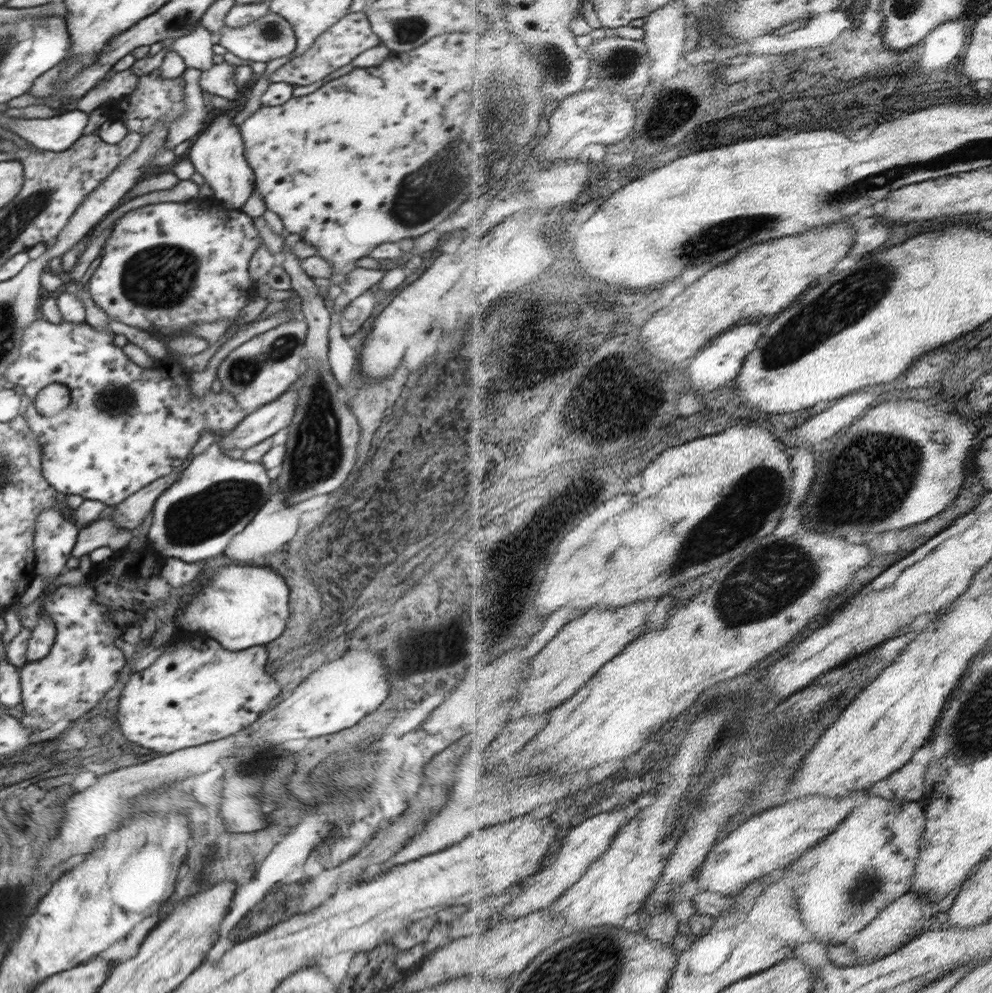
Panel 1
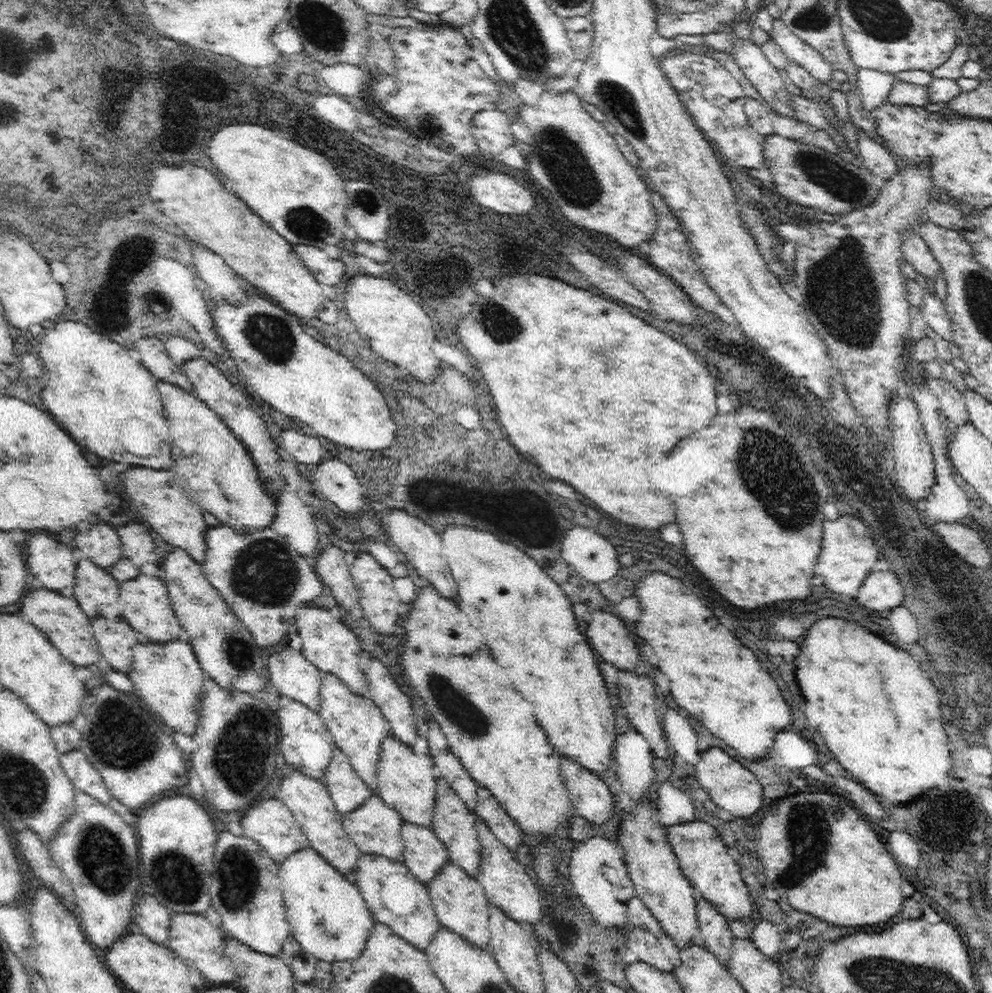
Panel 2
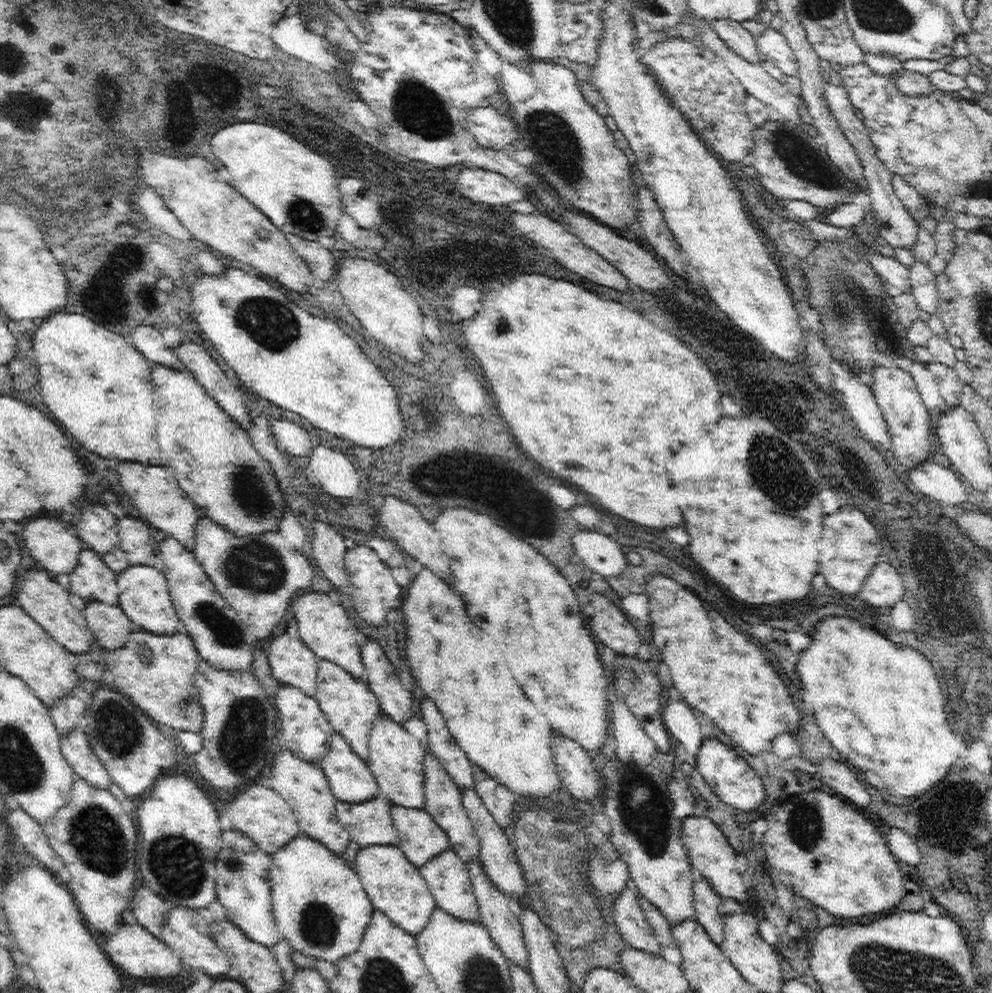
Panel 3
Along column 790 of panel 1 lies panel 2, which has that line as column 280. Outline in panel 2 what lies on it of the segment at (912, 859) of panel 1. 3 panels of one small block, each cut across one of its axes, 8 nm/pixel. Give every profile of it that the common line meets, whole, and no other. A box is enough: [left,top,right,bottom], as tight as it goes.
[280,847,375,964]

